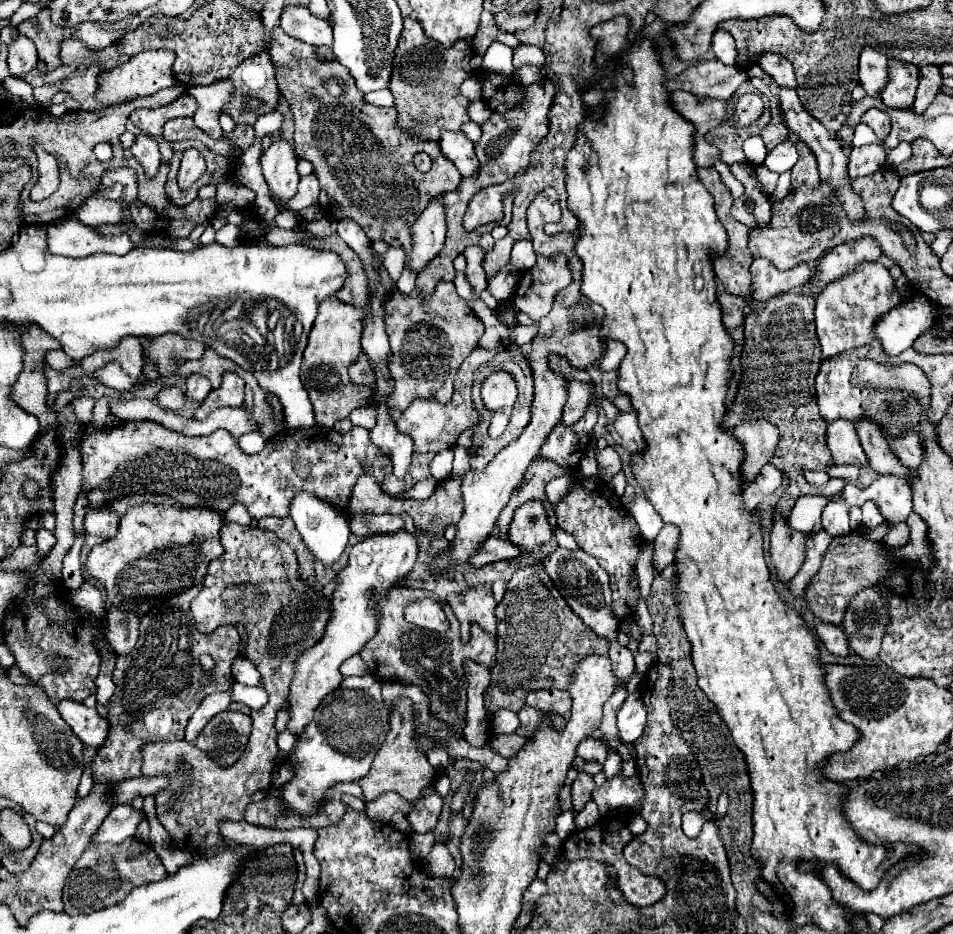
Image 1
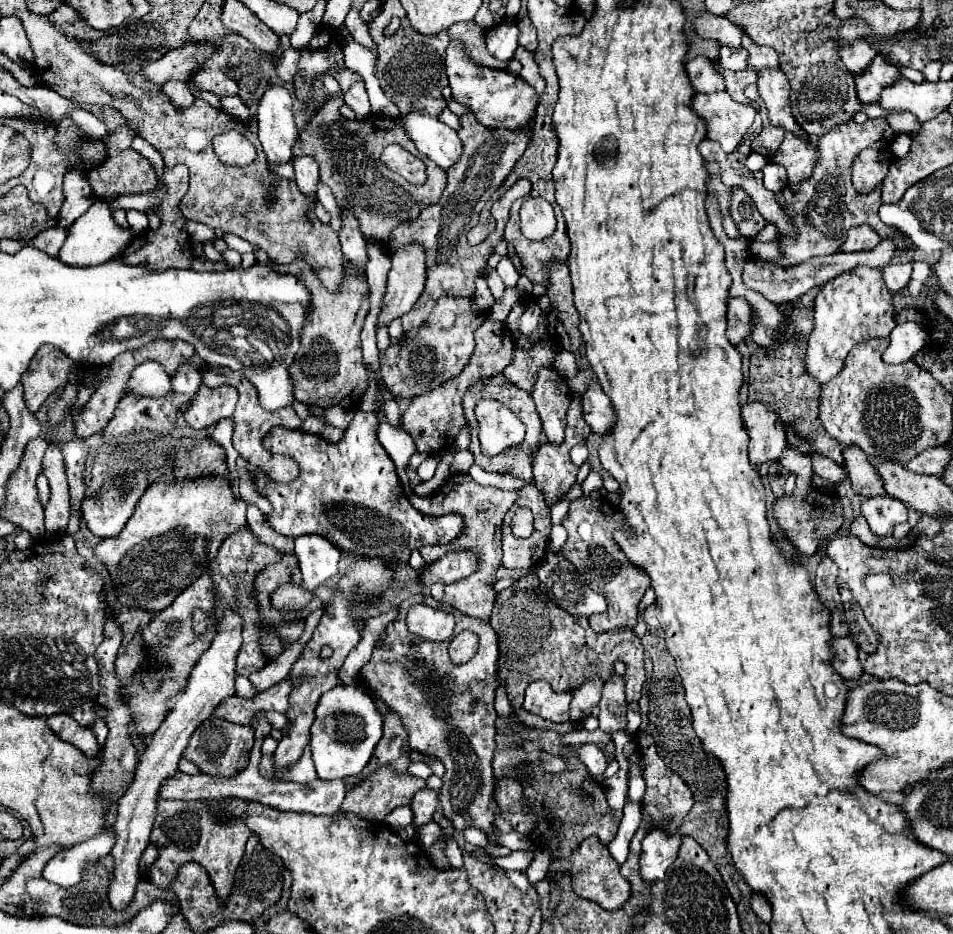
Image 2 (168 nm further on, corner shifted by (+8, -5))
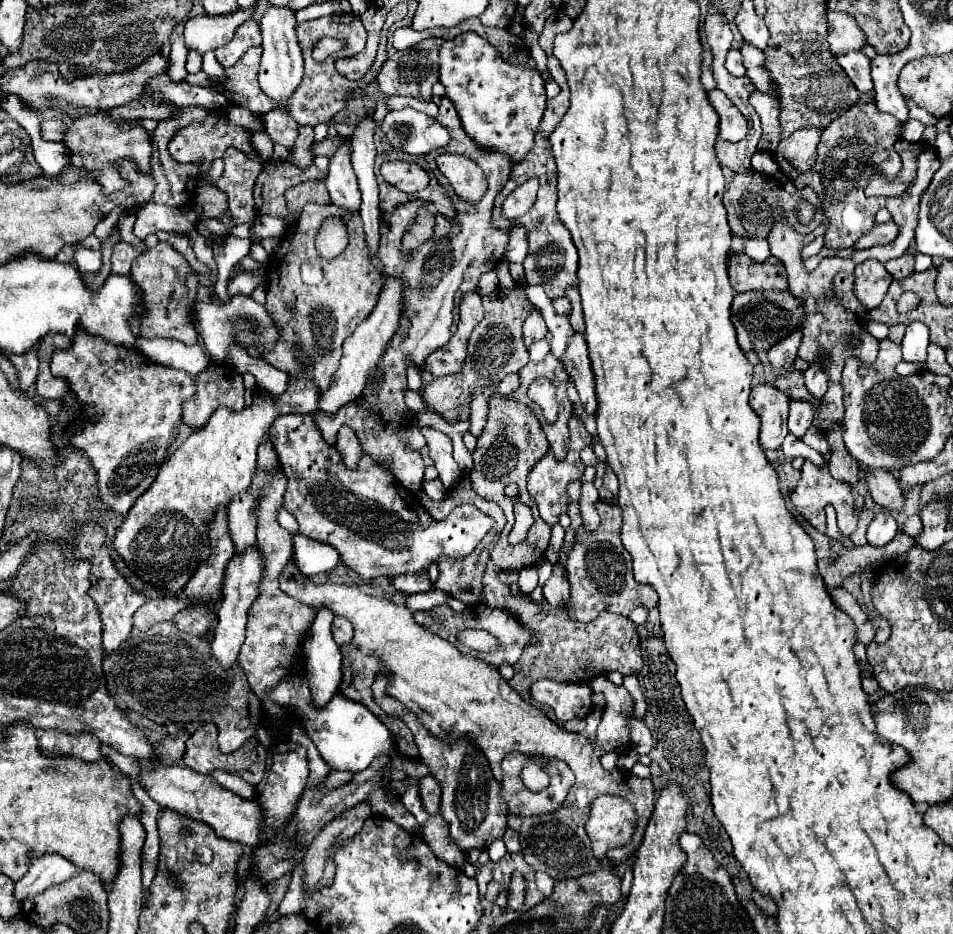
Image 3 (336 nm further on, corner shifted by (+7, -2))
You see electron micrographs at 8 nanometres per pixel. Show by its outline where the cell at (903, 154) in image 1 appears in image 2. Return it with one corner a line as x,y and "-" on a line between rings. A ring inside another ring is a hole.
902,133
902,135
896,135
894,137
894,141
892,141
892,145
890,145
890,151
892,151
892,155
894,157
904,157
906,153
908,153
908,149
910,149
910,143
912,143
912,135
906,135
906,133

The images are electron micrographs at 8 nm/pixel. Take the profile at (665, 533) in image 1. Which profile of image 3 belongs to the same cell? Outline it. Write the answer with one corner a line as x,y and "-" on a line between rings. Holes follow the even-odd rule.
595,502
601,524
595,532
583,530
581,526
575,532
573,548
567,554
565,570
571,584
571,602
565,606
571,618
579,622
593,622
601,612
613,612
621,616
629,616
633,608
647,606
649,610
657,606
655,588
649,584
639,584
631,572
631,556
621,544
619,526
621,526
621,510
617,504

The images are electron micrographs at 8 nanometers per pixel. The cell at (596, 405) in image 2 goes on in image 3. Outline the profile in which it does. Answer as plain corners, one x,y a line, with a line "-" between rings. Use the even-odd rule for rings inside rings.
575,334
569,344
567,344
567,352
561,358
565,370
569,372
571,380
577,386
579,398
585,406
587,414
595,414
597,410
597,396
595,396
595,376
591,370
591,362
589,362
589,354
587,354
587,344
585,338
581,334

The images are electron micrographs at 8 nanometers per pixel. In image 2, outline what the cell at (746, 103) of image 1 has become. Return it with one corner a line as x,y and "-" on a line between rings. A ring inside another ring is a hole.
726,91
712,95
694,95
696,113
708,123
708,139
718,141
726,153
732,153
754,123
756,109
736,103

